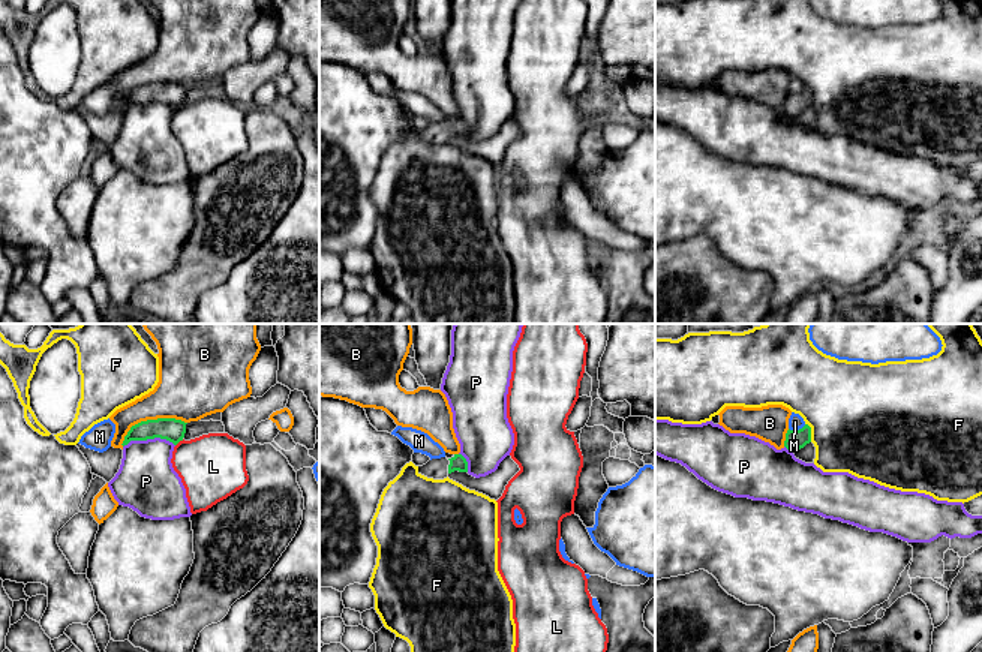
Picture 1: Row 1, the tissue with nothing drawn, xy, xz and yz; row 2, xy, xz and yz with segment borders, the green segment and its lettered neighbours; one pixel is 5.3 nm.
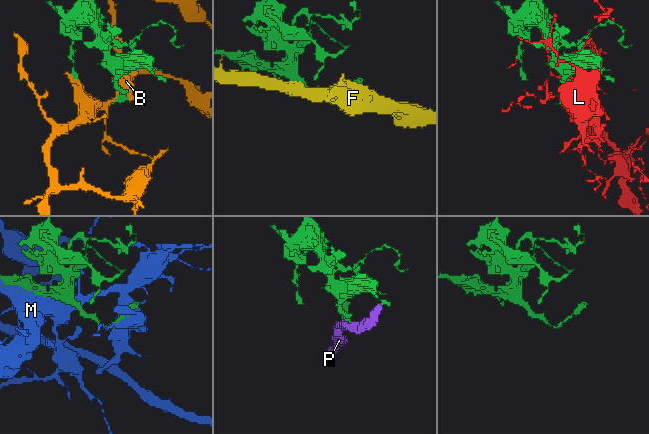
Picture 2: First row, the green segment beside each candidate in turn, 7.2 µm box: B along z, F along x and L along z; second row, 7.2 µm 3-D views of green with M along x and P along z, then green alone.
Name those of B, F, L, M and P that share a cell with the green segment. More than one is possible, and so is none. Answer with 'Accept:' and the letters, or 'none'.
Accept: none

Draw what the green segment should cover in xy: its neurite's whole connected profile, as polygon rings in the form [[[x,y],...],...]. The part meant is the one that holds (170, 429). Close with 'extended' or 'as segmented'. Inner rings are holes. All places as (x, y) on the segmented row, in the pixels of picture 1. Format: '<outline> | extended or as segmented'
[[[175,418],[141,421],[130,427],[121,445],[124,447],[130,441],[147,441],[154,438],[166,439],[177,445],[184,438],[186,424],[187,423]]] | as segmented

